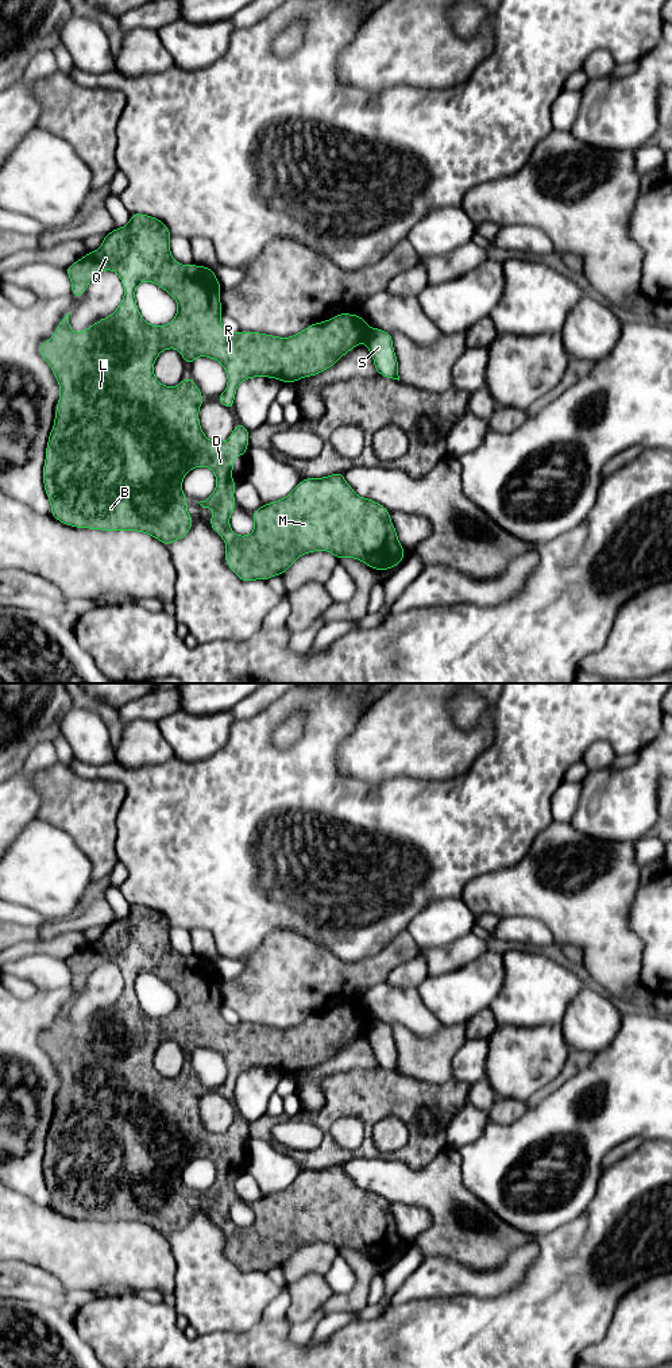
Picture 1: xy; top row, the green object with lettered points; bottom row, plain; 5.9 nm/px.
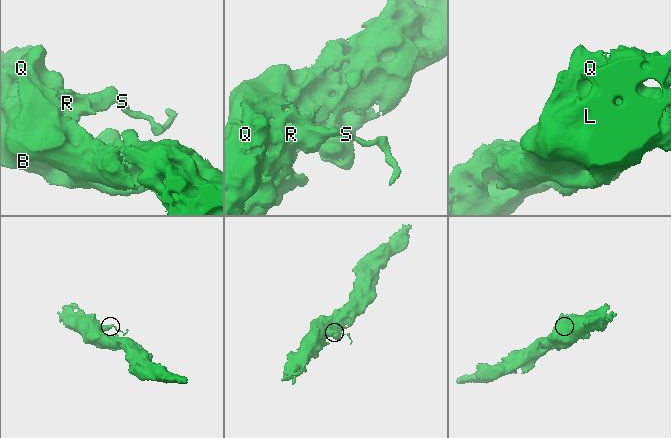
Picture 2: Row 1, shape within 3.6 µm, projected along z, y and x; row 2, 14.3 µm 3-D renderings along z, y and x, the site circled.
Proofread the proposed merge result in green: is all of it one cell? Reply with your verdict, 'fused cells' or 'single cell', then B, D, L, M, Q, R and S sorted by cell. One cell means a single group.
fused cells | B D L M Q R / S

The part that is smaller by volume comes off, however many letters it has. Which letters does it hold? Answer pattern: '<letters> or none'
S

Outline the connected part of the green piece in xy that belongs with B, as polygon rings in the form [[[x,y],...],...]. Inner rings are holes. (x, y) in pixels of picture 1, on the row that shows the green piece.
[[[132,213],[130,223],[125,227],[115,228],[112,232],[109,232],[107,236],[104,236],[104,240],[99,250],[88,253],[85,257],[74,262],[66,269],[66,273],[72,281],[72,294],[76,297],[81,297],[88,288],[92,278],[99,275],[100,273],[111,269],[113,270],[121,280],[124,286],[124,297],[117,307],[117,309],[108,317],[99,320],[93,325],[90,325],[88,330],[82,332],[73,332],[69,325],[69,315],[70,312],[62,319],[62,321],[58,324],[57,331],[54,332],[53,338],[50,340],[46,340],[40,344],[39,352],[43,357],[43,359],[49,363],[51,367],[58,385],[61,388],[59,400],[55,409],[55,420],[53,429],[50,432],[49,440],[47,440],[47,448],[46,448],[46,459],[43,466],[43,485],[47,494],[47,498],[51,504],[51,516],[57,519],[58,521],[76,527],[76,528],[89,528],[89,529],[101,529],[101,531],[139,531],[144,532],[147,535],[154,536],[165,546],[182,539],[192,528],[193,517],[189,516],[186,510],[188,498],[185,497],[182,492],[182,479],[186,475],[188,471],[190,471],[194,467],[205,466],[209,467],[217,479],[217,485],[215,492],[204,501],[200,501],[198,504],[202,508],[212,508],[213,509],[213,517],[209,520],[211,527],[223,537],[225,542],[225,562],[227,566],[244,582],[251,582],[255,579],[263,579],[267,581],[273,575],[282,575],[301,555],[313,552],[313,551],[328,551],[335,555],[336,559],[339,558],[355,558],[360,562],[364,562],[367,566],[370,566],[374,570],[387,570],[394,569],[405,556],[405,551],[397,537],[397,531],[394,528],[394,524],[390,520],[390,512],[382,506],[381,504],[363,498],[358,496],[354,489],[345,482],[343,473],[336,473],[328,477],[323,478],[305,478],[301,481],[285,498],[278,500],[275,502],[264,504],[258,510],[252,513],[252,519],[255,523],[255,528],[251,535],[247,536],[239,536],[236,535],[231,527],[229,527],[229,517],[233,512],[236,504],[233,498],[235,492],[235,479],[229,475],[233,471],[233,458],[242,456],[246,454],[246,450],[248,447],[248,429],[242,425],[236,424],[229,439],[225,442],[212,442],[209,440],[200,427],[200,419],[198,419],[198,409],[202,405],[204,397],[197,388],[193,378],[181,379],[181,382],[174,386],[169,388],[162,385],[154,375],[152,367],[155,363],[155,359],[158,355],[167,348],[175,348],[181,352],[184,361],[186,365],[192,365],[192,362],[197,357],[208,357],[217,362],[220,362],[227,373],[228,385],[227,389],[219,396],[219,401],[228,409],[233,409],[233,400],[236,394],[237,385],[248,378],[252,377],[270,377],[279,379],[282,382],[297,382],[302,377],[312,377],[318,373],[323,373],[324,370],[332,367],[344,354],[349,352],[354,347],[360,344],[362,342],[366,342],[368,336],[370,327],[366,324],[366,321],[362,319],[360,315],[355,316],[351,313],[340,313],[327,321],[314,323],[309,327],[306,327],[304,331],[290,336],[290,338],[278,338],[273,335],[259,334],[259,332],[247,332],[240,331],[237,334],[228,332],[223,324],[221,324],[221,302],[220,302],[220,282],[213,274],[213,269],[197,266],[197,265],[181,265],[178,263],[170,254],[170,231],[166,227],[166,224],[152,216],[142,215],[142,213]],[[150,281],[163,290],[166,290],[169,294],[171,294],[178,304],[178,312],[175,317],[166,325],[150,325],[139,313],[136,300],[135,300],[135,289],[136,286],[143,282]]]

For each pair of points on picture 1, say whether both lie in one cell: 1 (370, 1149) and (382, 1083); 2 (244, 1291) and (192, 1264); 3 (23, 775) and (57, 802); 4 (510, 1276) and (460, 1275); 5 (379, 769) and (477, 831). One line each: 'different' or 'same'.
1: same
2: same
3: different
4: same
5: different

